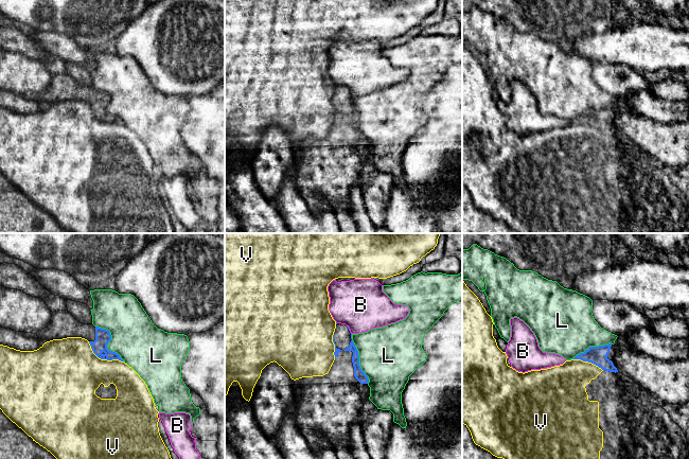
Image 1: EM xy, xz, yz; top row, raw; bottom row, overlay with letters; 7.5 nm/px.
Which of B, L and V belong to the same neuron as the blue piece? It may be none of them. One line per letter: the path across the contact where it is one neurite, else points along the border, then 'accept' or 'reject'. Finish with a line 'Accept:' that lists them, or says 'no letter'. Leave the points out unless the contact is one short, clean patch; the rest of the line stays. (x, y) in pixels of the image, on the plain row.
B: border along xz (348, 88), (351, 96); reject
L: reject
V: reject
Accept: no letter

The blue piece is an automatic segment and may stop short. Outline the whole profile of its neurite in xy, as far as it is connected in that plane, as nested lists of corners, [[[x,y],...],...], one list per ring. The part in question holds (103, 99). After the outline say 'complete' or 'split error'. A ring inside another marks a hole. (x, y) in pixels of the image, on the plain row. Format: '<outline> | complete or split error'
[[[68,73],[52,75],[50,87],[39,93],[37,99],[43,105],[67,100],[82,100],[89,104],[93,116],[99,121],[124,124],[118,116],[107,111],[107,107],[111,103],[108,92],[94,89],[93,87],[81,86]]] | split error

